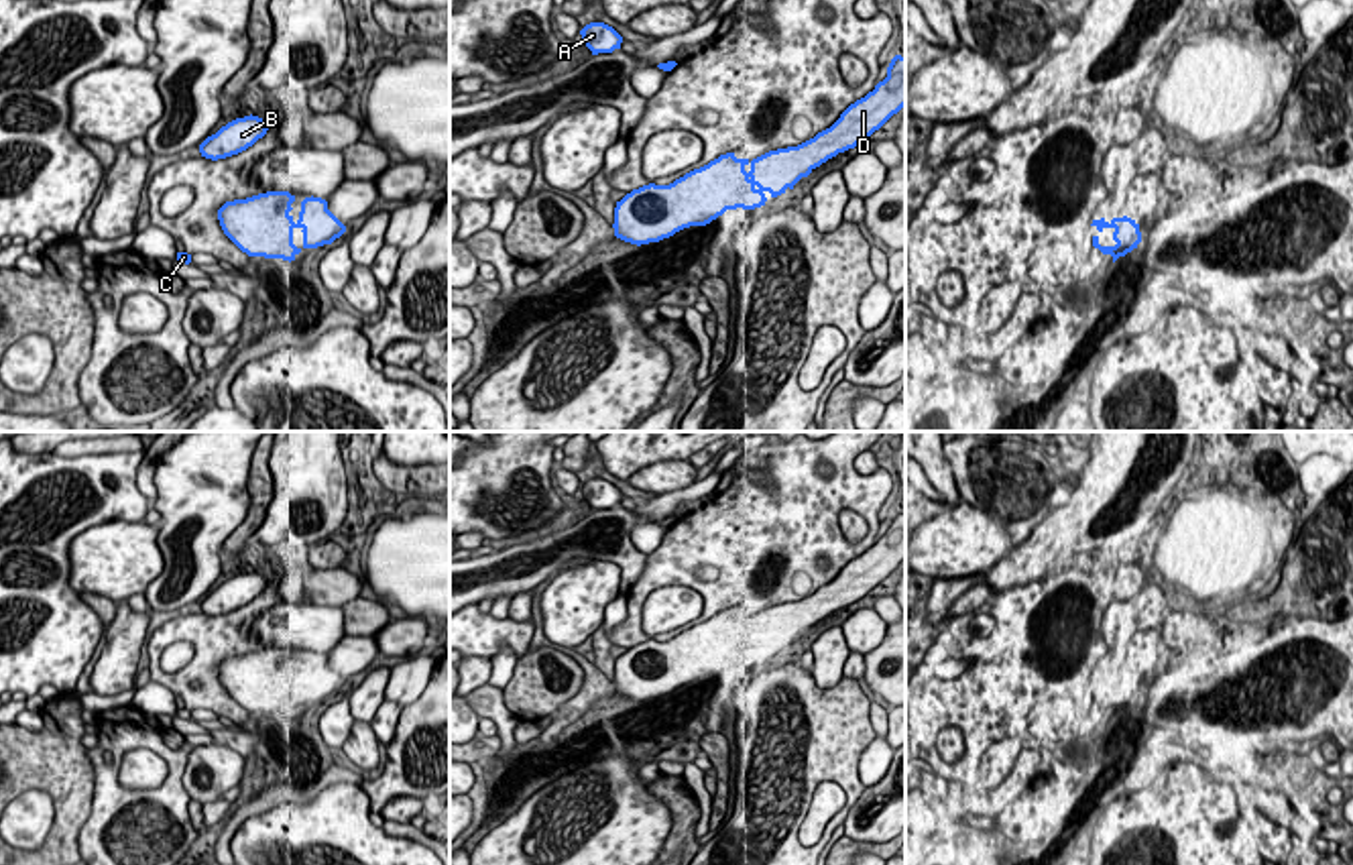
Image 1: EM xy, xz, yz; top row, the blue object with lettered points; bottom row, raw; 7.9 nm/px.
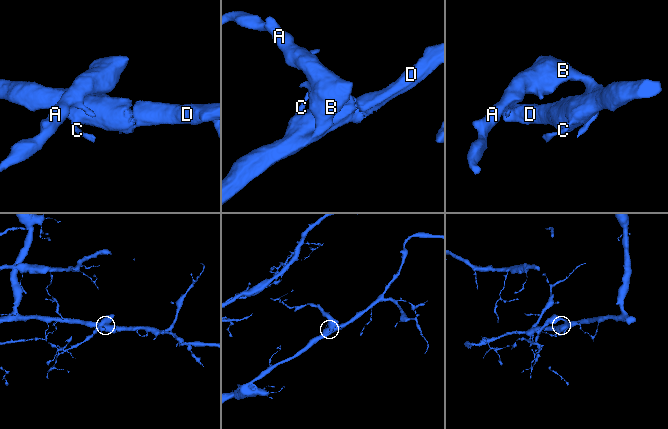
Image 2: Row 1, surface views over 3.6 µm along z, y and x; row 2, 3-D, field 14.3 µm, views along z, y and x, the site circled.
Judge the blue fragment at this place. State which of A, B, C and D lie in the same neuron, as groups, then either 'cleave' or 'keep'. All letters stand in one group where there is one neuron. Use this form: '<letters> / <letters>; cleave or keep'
A B C D; keep

